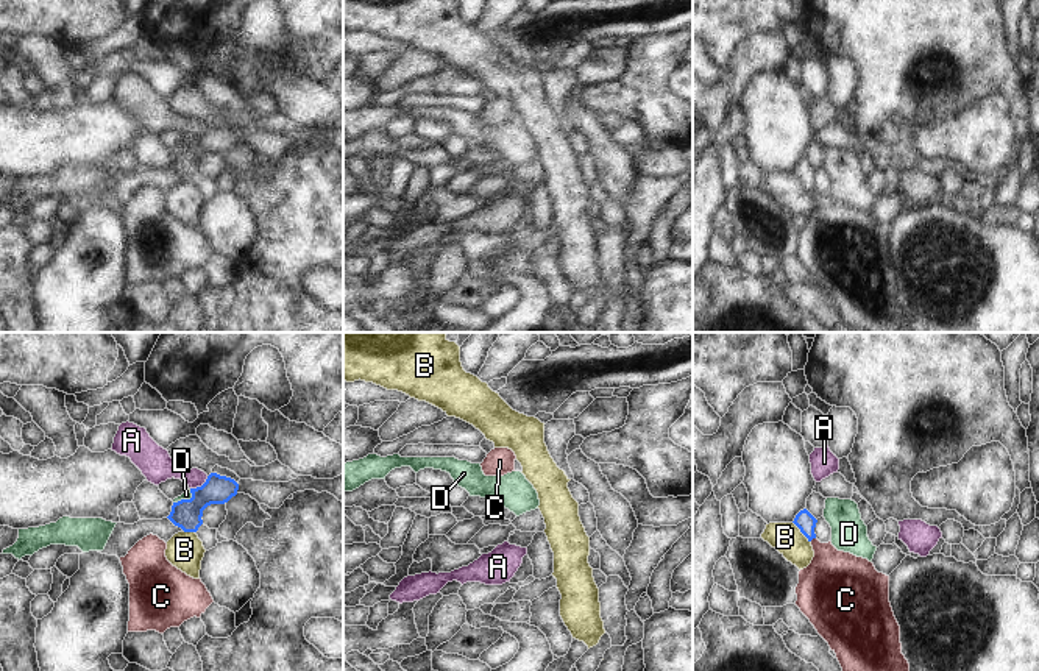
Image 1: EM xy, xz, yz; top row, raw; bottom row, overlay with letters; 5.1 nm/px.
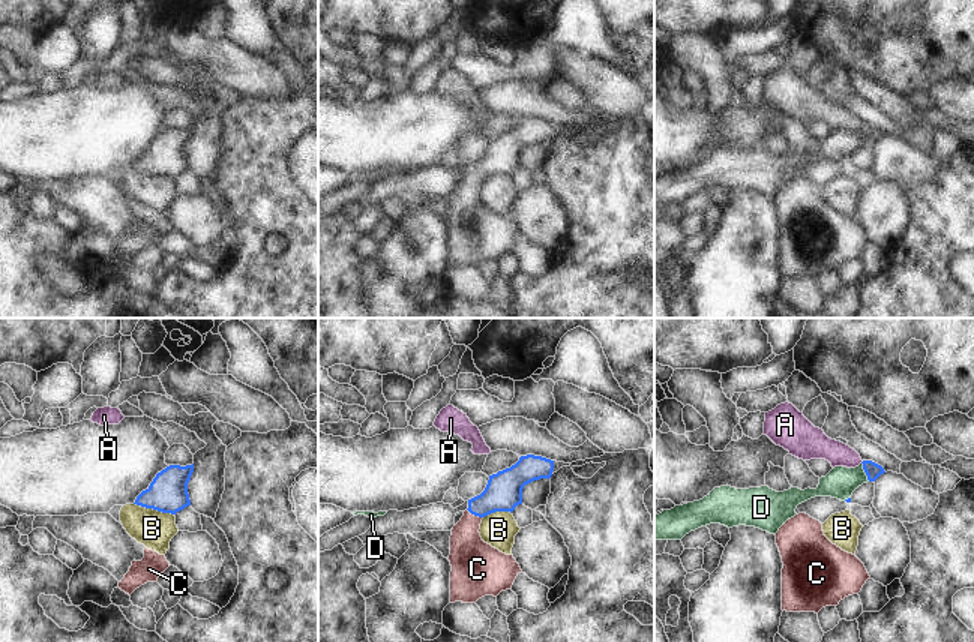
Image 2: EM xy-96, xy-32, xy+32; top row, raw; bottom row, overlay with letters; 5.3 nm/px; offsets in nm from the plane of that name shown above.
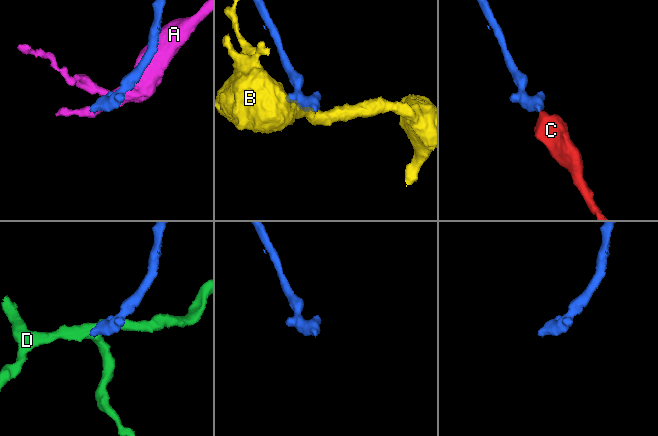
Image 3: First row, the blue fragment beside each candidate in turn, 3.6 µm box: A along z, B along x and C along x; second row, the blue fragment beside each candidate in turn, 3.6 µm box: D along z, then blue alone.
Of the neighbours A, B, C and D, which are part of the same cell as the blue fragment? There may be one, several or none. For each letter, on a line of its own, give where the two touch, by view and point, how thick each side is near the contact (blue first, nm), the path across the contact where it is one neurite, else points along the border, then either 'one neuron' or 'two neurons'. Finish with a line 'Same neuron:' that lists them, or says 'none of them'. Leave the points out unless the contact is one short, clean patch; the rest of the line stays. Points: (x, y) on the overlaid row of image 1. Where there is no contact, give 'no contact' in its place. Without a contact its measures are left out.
A: xy (202, 486) | 160/160 nm | along xy (208, 476), (200, 486), (191, 489) | two neurons
B: yz (801, 531) | 100/160 nm | along yz (793, 521), (810, 542) | two neurons
C: yz (812, 539) | 100/320 nm | across yz (805, 521), (812, 539), (826, 554), (835, 581) | one neuron
D: xy (186, 500) | 160/50 nm | along xy (191, 489), (189, 498), (173, 503) | two neurons
Same neuron: C

